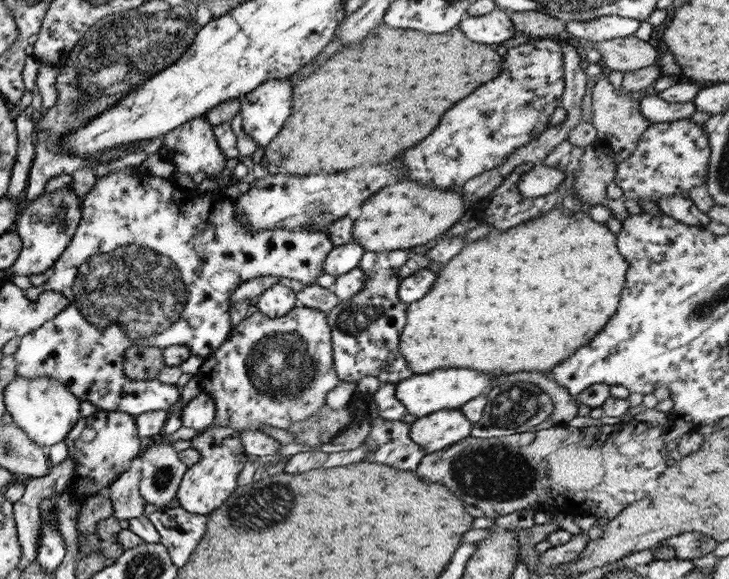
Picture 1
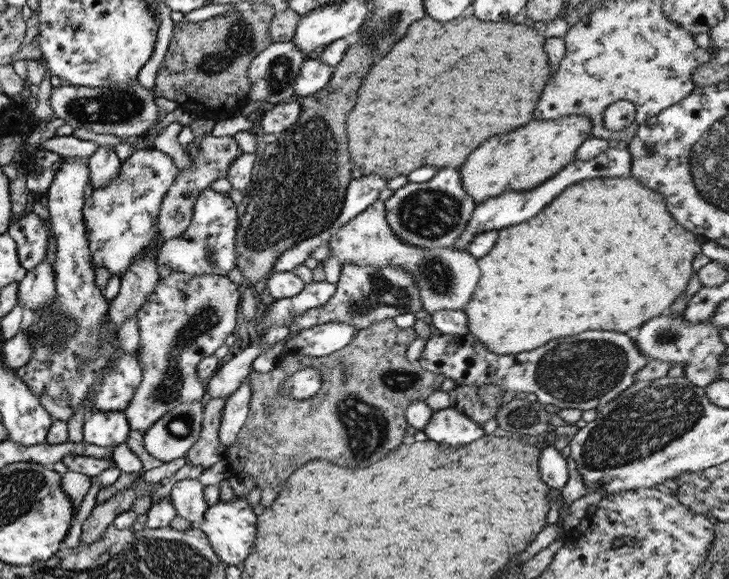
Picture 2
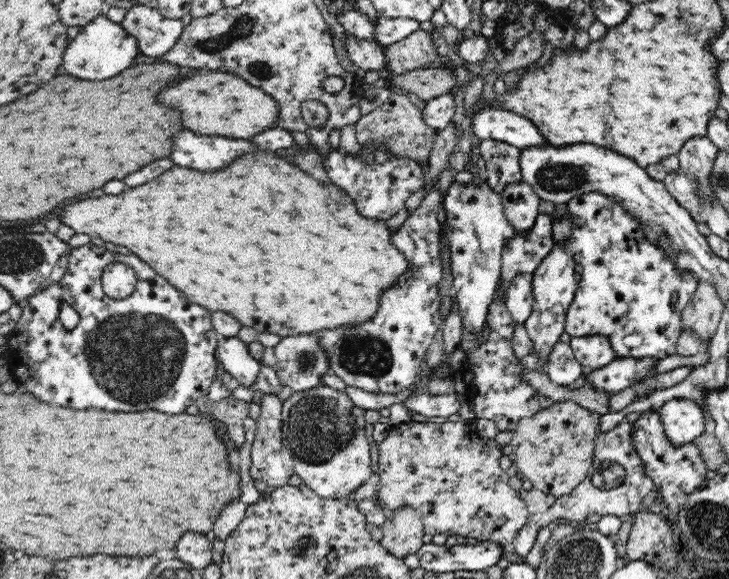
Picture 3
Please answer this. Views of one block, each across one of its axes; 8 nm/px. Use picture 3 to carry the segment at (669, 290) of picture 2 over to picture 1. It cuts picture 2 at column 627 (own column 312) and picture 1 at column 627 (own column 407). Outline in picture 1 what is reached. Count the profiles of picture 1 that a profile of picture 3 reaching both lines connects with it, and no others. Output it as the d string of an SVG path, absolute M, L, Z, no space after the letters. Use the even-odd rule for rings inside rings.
M559 208L550 210L540 217L530 219L525 223L509 228L507 231L494 232L480 238L476 242L467 244L456 256L453 256L444 266L436 271L436 282L432 284L430 292L422 298L408 304L406 324L400 334L400 353L404 355L408 367L414 374L424 374L439 368L474 368L482 372L494 374L514 374L522 370L537 370L542 373L552 370L556 365L576 352L578 348L588 344L606 326L606 322L616 314L620 294L624 290L626 272L628 272L628 259L618 251L616 236L610 231L606 223L596 222L590 218L589 211L570 211Z

